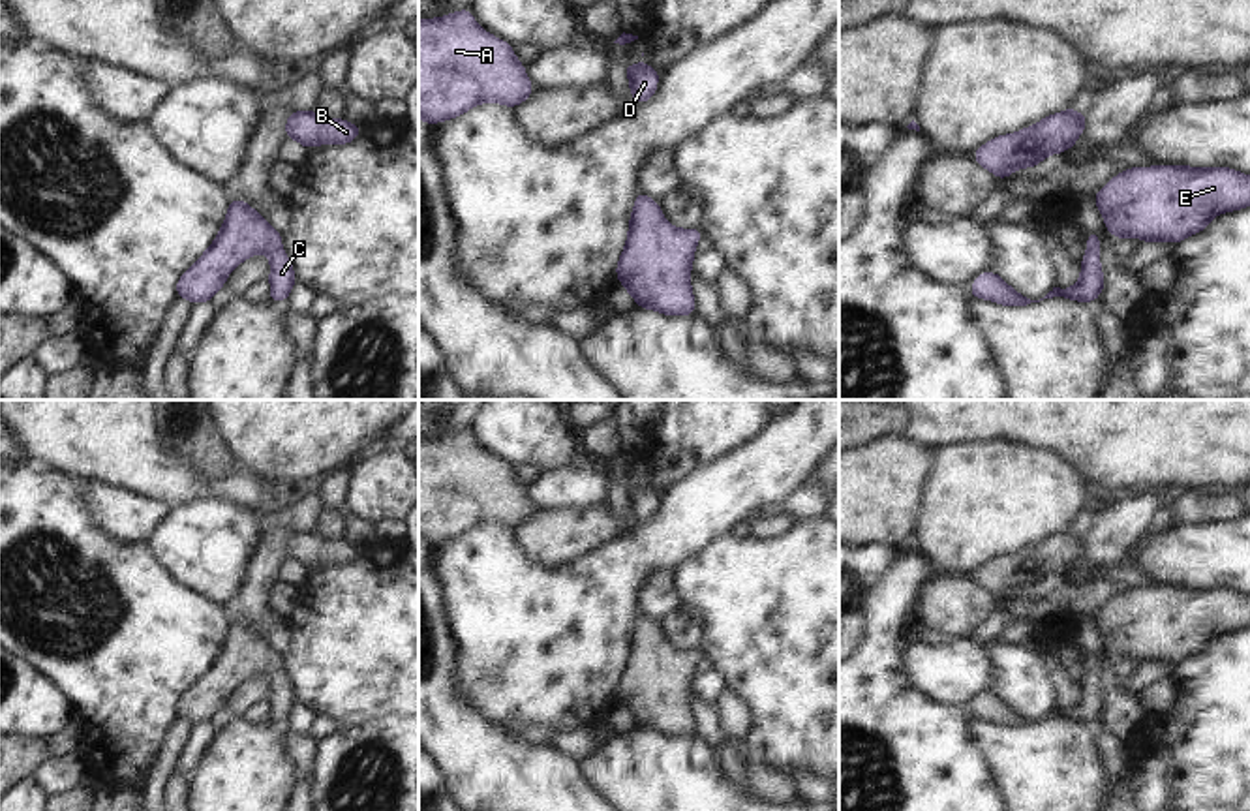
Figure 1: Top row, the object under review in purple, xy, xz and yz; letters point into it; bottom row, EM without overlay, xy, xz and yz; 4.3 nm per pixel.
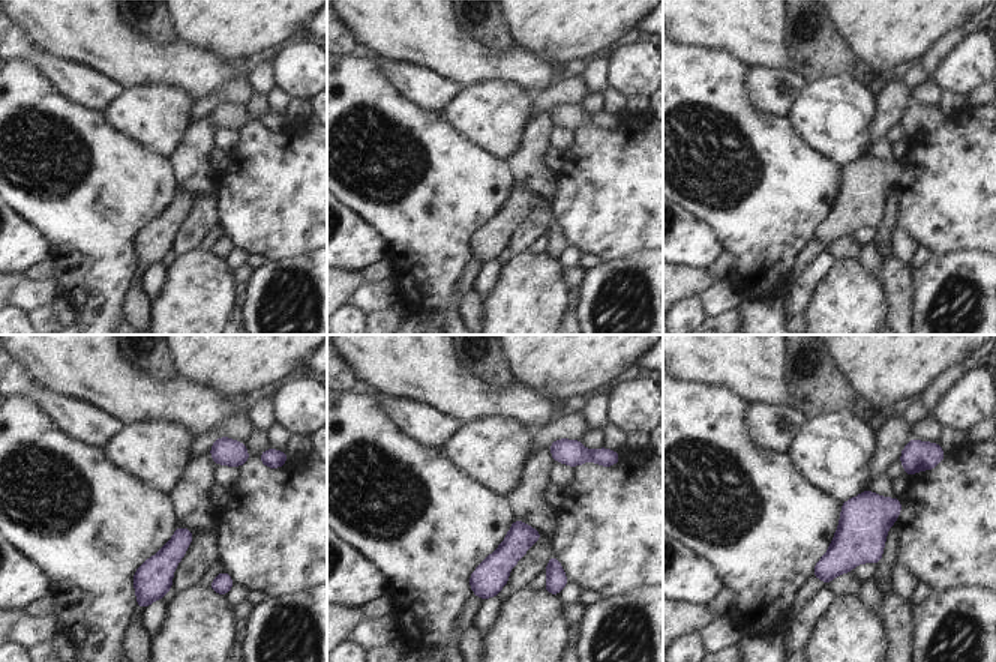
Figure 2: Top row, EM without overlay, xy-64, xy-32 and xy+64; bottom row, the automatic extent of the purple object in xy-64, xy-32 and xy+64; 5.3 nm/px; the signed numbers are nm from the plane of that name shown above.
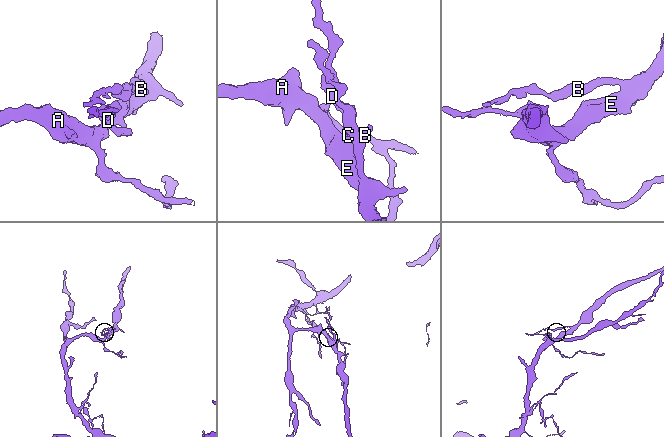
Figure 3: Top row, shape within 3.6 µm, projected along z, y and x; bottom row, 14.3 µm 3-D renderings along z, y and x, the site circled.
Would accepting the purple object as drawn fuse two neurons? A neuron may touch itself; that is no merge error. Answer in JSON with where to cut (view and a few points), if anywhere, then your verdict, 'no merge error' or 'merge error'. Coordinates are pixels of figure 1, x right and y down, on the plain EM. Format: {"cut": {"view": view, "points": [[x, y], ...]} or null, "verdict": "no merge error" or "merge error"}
{"cut": null, "verdict": "no merge error"}

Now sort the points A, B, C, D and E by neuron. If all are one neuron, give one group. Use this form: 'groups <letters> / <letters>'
groups A B C D E

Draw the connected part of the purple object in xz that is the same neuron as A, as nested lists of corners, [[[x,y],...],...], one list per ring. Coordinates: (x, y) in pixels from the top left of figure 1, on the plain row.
[[[465,428],[419,441],[419,539],[437,544],[477,524],[516,528],[531,507],[511,464],[482,451]]]

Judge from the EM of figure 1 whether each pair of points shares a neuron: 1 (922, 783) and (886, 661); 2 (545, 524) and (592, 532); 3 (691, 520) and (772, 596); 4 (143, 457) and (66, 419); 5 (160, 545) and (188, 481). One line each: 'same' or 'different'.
1: same
2: same
3: different
4: same
5: different

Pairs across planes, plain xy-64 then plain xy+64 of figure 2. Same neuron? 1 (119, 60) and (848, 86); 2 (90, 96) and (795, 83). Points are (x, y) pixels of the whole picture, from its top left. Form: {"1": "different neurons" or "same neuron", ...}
{"1": "different neurons", "2": "same neuron"}

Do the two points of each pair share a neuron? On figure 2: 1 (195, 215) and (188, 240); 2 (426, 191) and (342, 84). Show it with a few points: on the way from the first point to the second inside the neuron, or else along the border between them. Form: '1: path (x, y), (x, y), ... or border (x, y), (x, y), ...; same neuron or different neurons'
1: path (195, 221), (195, 227), (189, 234); same neuron
2: path (429, 159), (426, 147), (410, 129), (374, 107); same neuron

